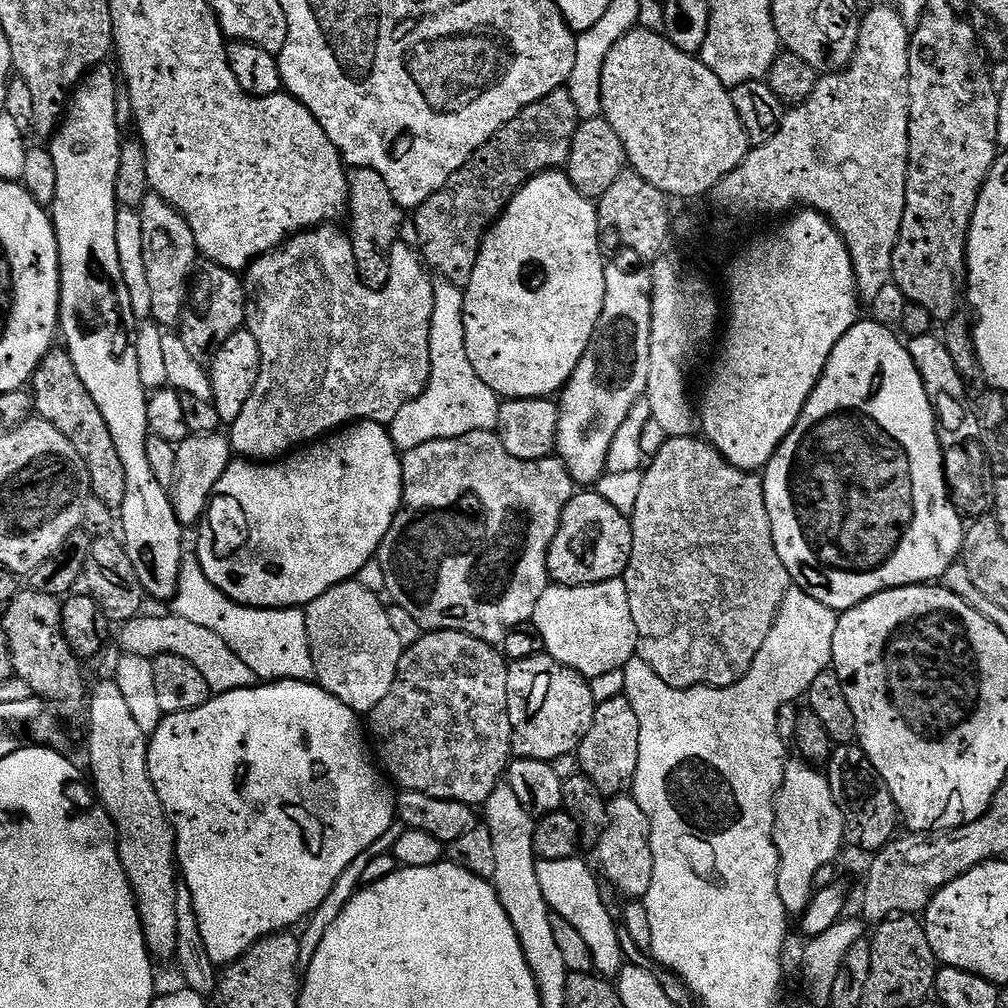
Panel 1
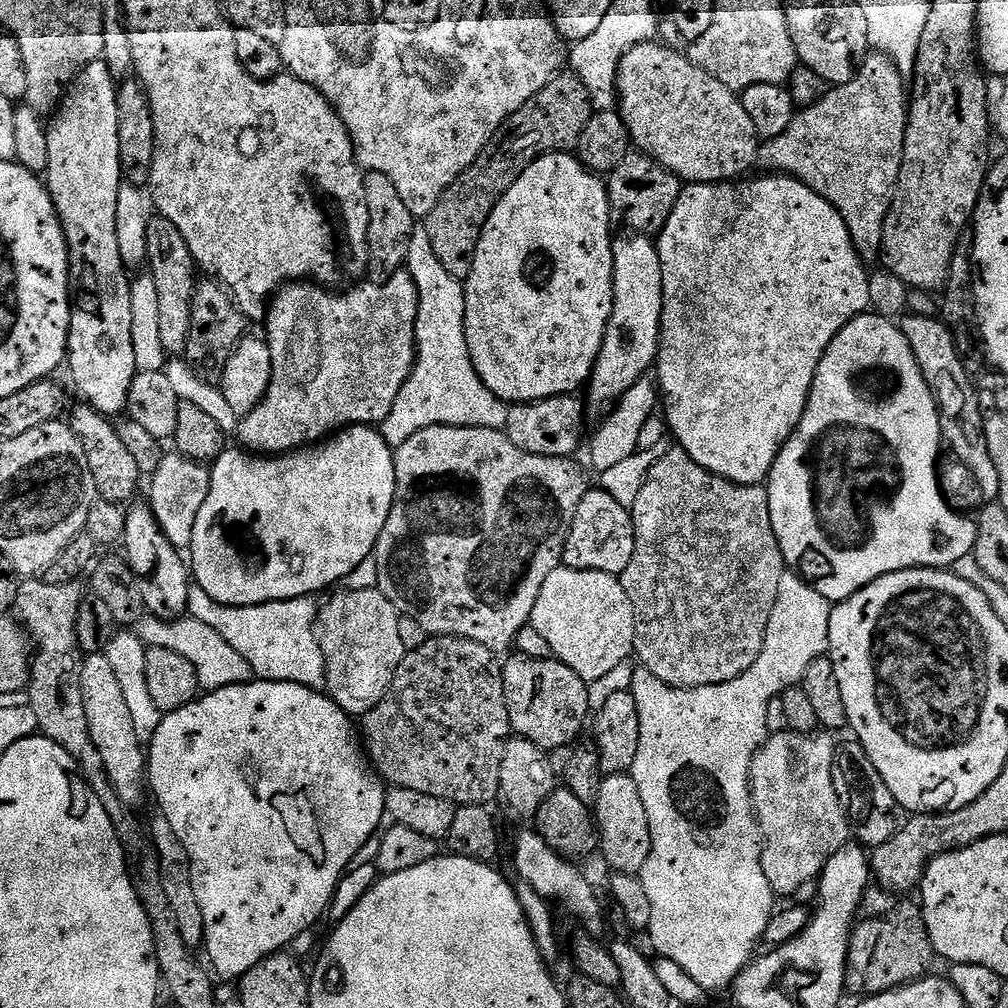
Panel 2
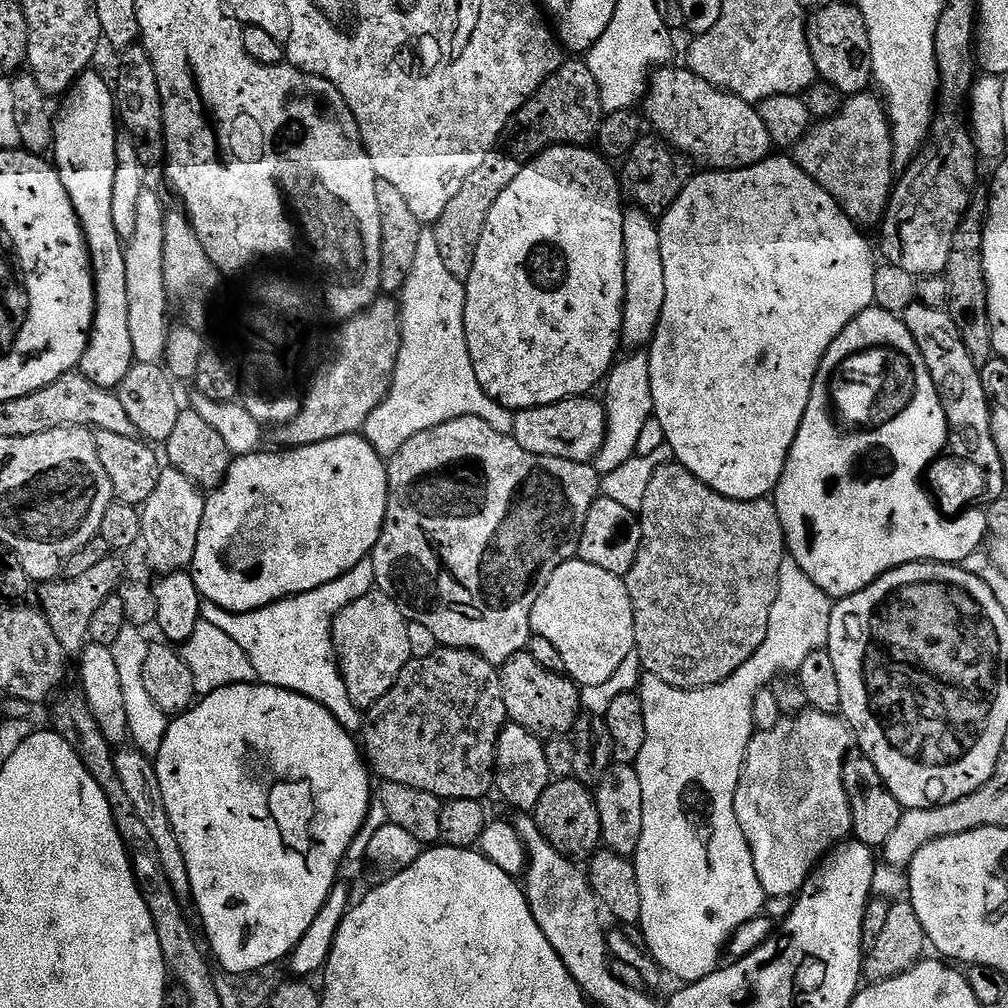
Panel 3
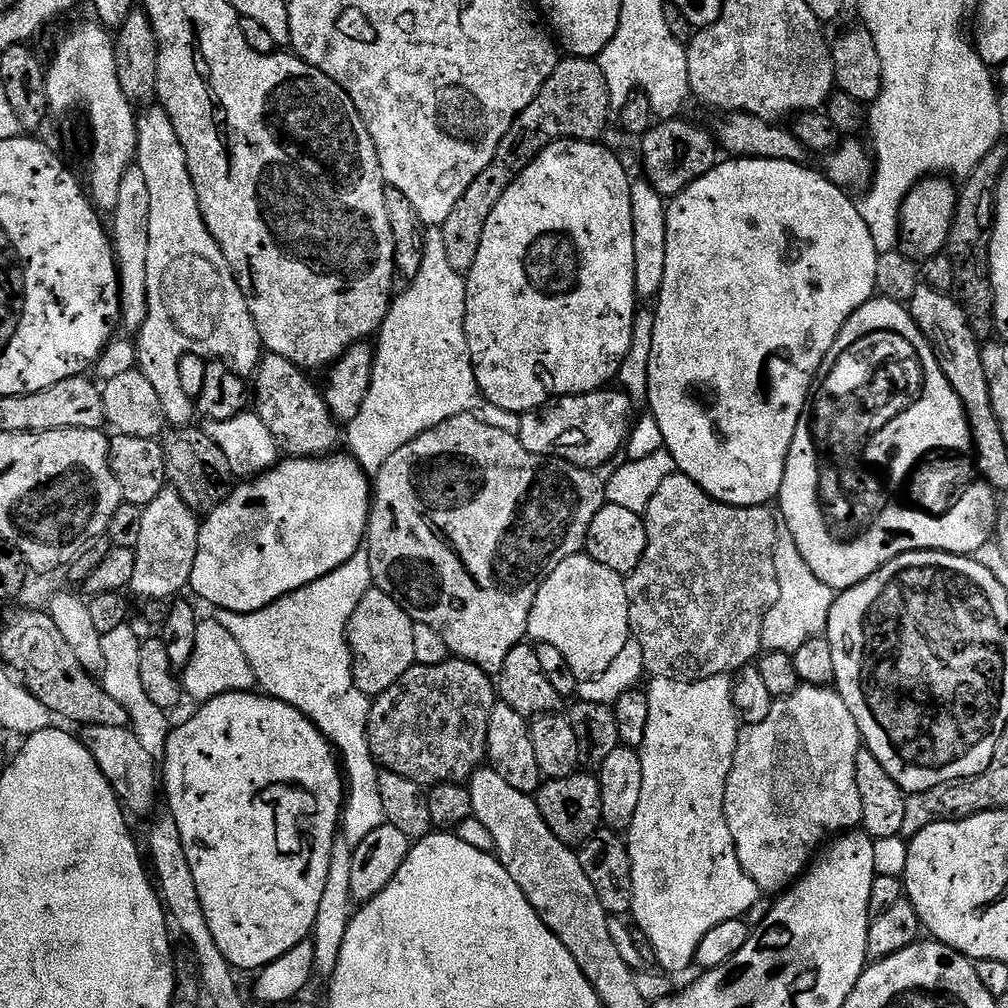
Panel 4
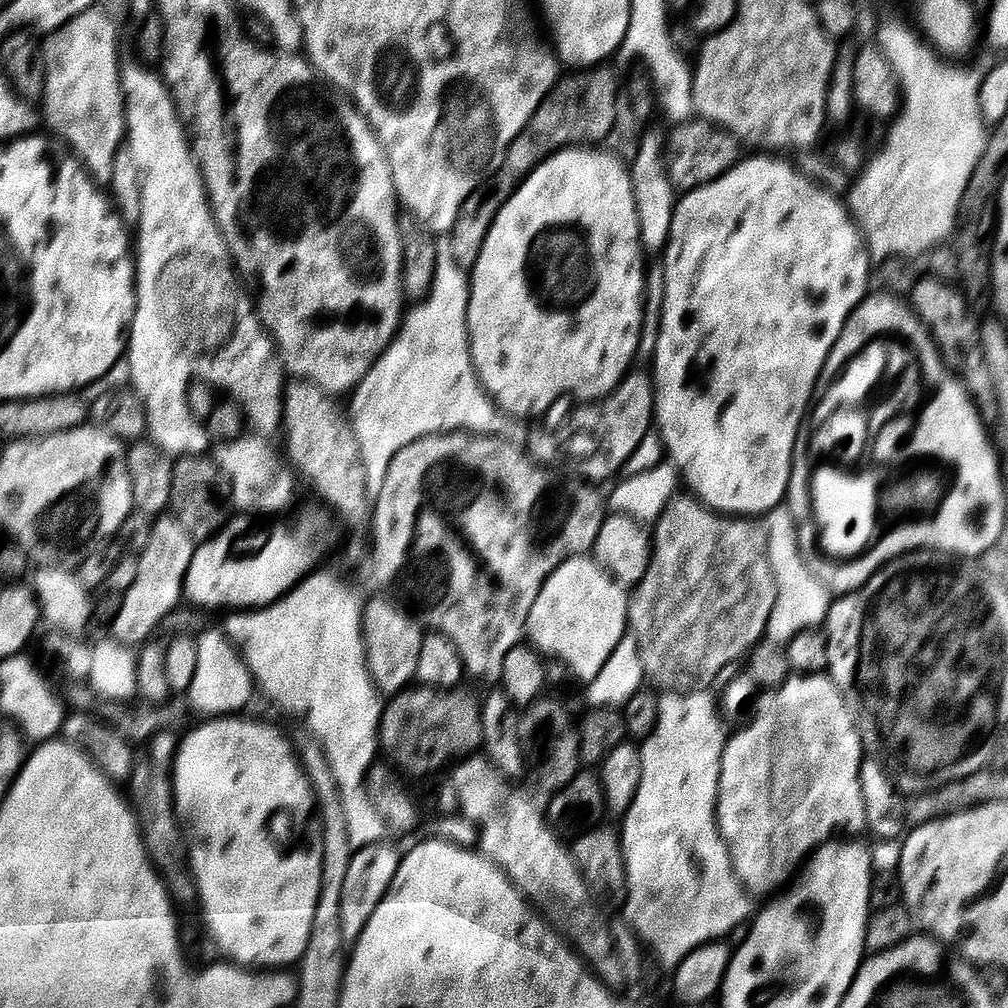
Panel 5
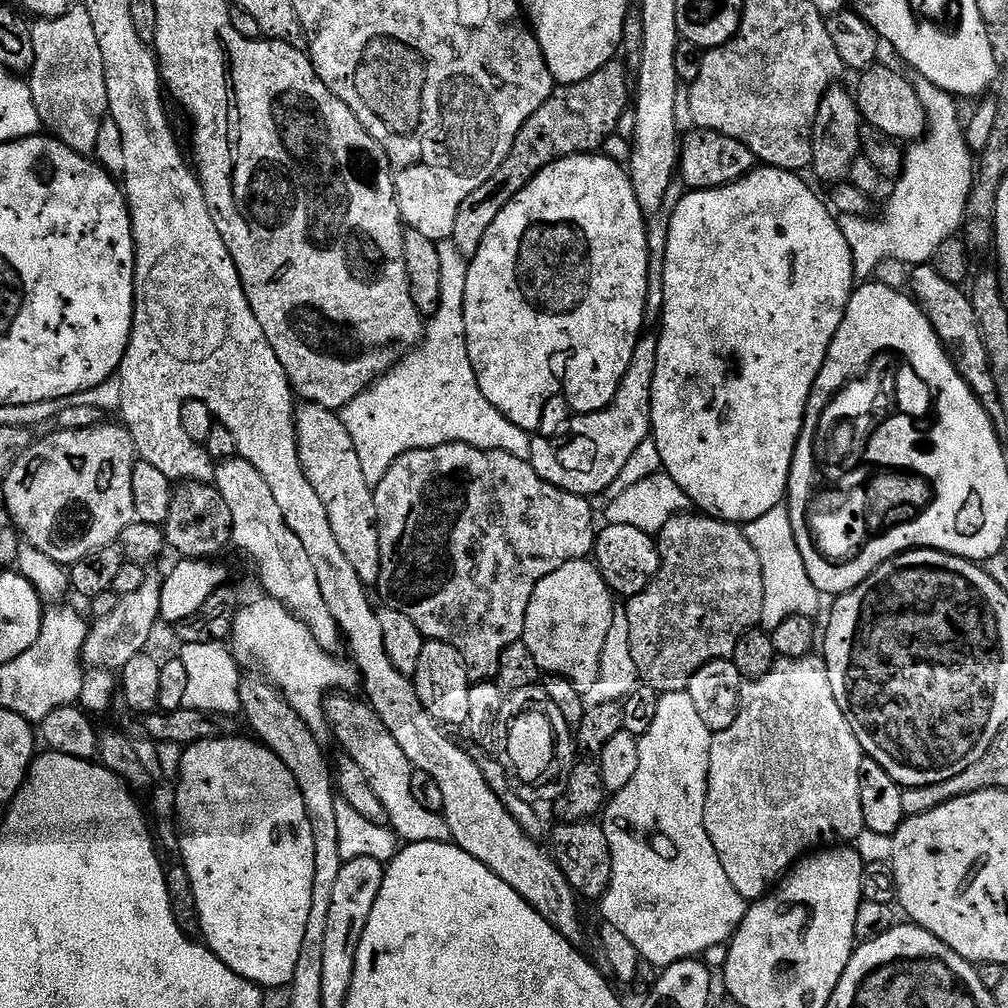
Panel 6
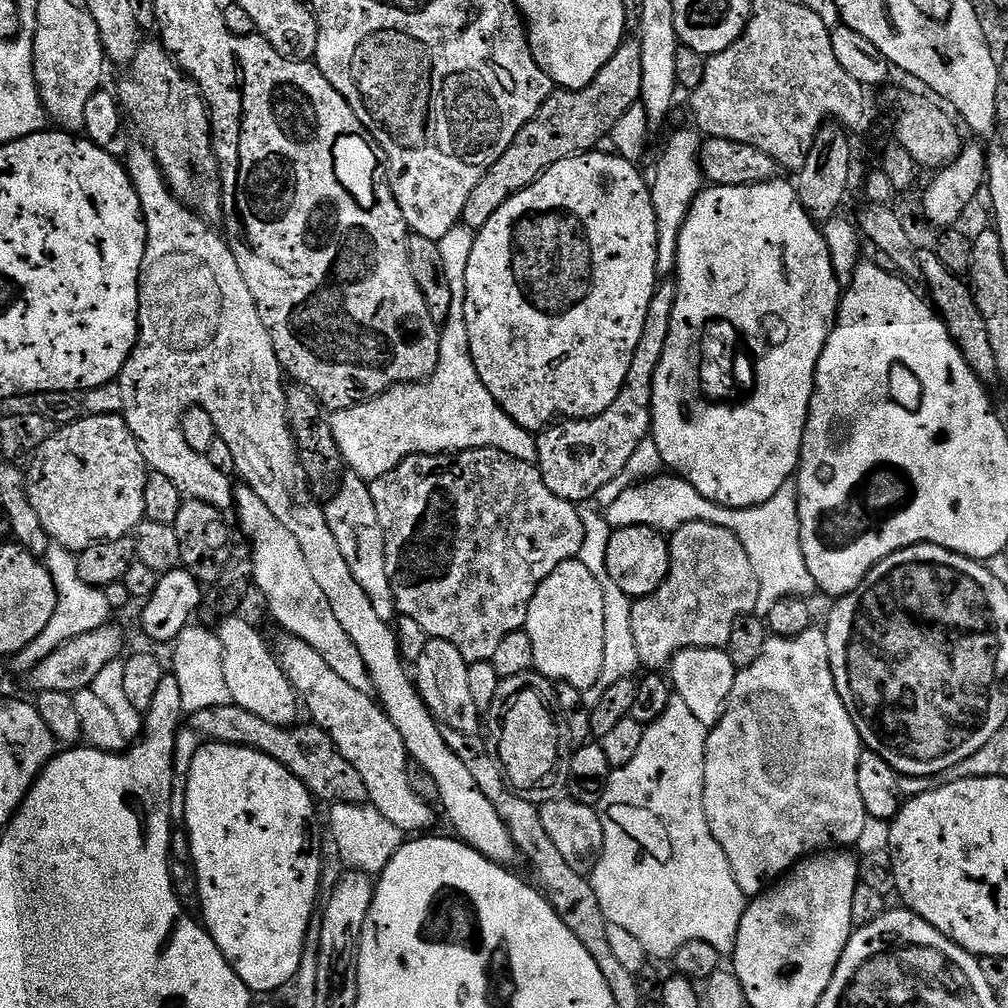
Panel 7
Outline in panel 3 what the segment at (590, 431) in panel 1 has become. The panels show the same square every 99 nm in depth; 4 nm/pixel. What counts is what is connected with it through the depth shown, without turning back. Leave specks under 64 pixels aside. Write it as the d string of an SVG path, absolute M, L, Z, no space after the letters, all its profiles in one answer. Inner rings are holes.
M641 207L625 211L622 222L624 243L624 313L620 338L628 350L640 350L651 345L656 335L662 302L666 302L666 270L662 270L662 242L660 229L654 217Z

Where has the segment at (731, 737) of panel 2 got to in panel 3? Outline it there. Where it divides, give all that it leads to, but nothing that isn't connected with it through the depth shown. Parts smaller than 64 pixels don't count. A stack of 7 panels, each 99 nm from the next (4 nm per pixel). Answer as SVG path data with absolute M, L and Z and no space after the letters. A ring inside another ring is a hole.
M786 558L780 567L778 594L770 610L766 638L730 678L709 688L675 688L657 676L641 675L638 695L646 718L646 743L634 765L638 782L642 782L642 838L634 857L638 890L642 890L638 928L644 931L643 943L652 959L680 982L701 980L717 971L722 964L720 955L725 955L726 945L738 926L765 911L762 882L758 882L752 851L742 826L736 822L734 808L734 794L754 735L754 698L781 673L796 674L809 654L827 645L833 607L833 597L814 586L808 575Z

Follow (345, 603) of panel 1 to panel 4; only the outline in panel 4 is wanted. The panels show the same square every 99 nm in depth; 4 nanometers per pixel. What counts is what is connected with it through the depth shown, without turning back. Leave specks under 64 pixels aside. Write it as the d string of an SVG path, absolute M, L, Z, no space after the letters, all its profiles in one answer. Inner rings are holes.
M373 586L366 598L358 602L358 610L354 610L348 623L348 645L352 651L354 682L362 694L369 698L382 695L416 663L414 628L415 623L406 610L402 610L402 606L398 606L398 602L394 602L394 598L390 598L390 594L381 588Z

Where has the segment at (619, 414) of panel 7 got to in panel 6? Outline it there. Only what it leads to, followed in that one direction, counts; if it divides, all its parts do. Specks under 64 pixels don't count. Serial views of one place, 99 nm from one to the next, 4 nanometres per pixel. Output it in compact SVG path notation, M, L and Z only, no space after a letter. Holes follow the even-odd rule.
M648 334L641 335L640 343L636 347L636 352L633 354L632 364L628 368L628 372L625 374L623 381L617 387L616 396L613 398L612 403L608 405L607 408L602 409L600 412L585 413L577 415L572 419L572 439L568 440L566 438L560 440L558 438L546 438L542 436L543 434L535 435L531 439L531 454L529 456L529 464L536 473L539 474L544 481L548 484L554 485L556 488L562 489L564 492L572 493L575 496L582 496L585 498L593 498L592 496L596 495L598 492L604 492L620 475L624 472L624 467L632 460L632 455L639 450L640 447L644 444L644 439L649 439L651 430L652 430L652 379L656 373L656 346L658 340L655 335L648 336Z

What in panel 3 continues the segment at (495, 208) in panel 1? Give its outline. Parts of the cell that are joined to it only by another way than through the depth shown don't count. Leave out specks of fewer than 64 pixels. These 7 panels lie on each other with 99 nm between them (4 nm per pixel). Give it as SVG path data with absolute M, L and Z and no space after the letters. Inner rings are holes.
M568 59L561 63L558 70L554 70L554 74L550 74L550 78L546 78L546 82L542 82L531 100L527 100L517 110L515 123L528 124L528 136L524 132L517 134L512 144L514 155L533 157L547 148L555 148L557 144L588 146L595 141L600 121L606 115L600 105L598 82L594 82L594 74L590 74L583 59ZM501 150L493 151L491 156L466 178L462 190L454 198L450 198L450 206L442 210L442 214L436 219L434 231L438 238L439 253L442 254L443 265L454 278L467 282L470 278L470 270L474 270L474 254L478 246L478 238L486 226L486 218L490 214L490 206L502 194L502 190L520 173L521 161L516 161L514 157L507 156Z

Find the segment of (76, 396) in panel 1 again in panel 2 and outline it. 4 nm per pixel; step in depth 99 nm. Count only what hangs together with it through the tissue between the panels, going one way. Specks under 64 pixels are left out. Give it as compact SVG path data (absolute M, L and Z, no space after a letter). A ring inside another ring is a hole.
M80 402L72 412L70 426L82 442L82 450L86 450L86 462L90 462L90 474L94 474L99 499L116 505L127 505L133 499L131 496L135 494L140 480L142 481L142 473L138 462L134 462L134 454L126 450L126 442L118 438L116 424L96 411L91 404Z

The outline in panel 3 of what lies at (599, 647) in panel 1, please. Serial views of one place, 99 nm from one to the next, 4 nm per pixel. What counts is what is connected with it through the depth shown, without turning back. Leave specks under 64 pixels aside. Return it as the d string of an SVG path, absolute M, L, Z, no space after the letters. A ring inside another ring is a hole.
M579 558L566 561L554 570L550 582L546 582L546 590L542 590L542 594L538 594L538 602L534 602L532 631L546 638L562 654L564 672L581 689L609 681L626 656L636 651L634 606L627 583L621 577L610 574L610 570L602 570L602 566L590 566L590 562Z

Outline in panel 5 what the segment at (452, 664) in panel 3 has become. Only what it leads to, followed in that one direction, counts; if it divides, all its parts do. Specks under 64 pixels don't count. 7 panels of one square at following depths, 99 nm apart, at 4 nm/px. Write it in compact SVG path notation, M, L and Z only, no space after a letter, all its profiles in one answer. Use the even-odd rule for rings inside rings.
M416 686L391 697L385 703L384 717L380 720L383 755L401 764L406 771L424 776L446 767L451 760L452 764L475 753L484 742L484 727L480 721L482 704L470 693L458 691Z

